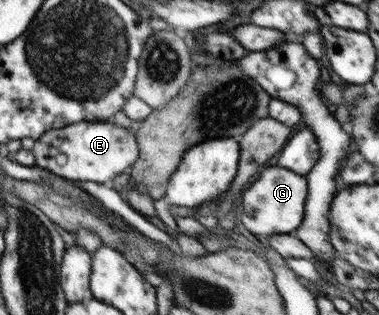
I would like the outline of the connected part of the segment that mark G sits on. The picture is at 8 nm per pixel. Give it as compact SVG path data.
M277 165L263 168L258 179L242 192L241 221L256 237L260 235L290 234L291 231L296 230L303 223L307 193L306 176Z

